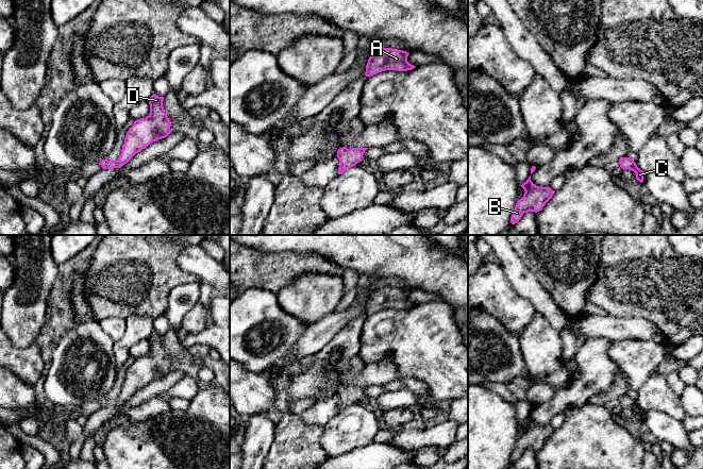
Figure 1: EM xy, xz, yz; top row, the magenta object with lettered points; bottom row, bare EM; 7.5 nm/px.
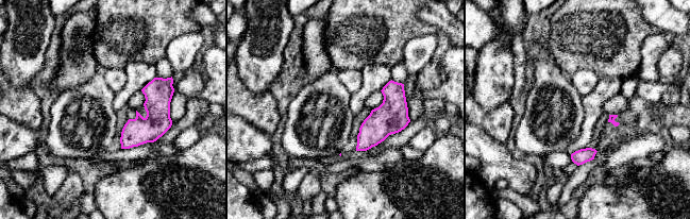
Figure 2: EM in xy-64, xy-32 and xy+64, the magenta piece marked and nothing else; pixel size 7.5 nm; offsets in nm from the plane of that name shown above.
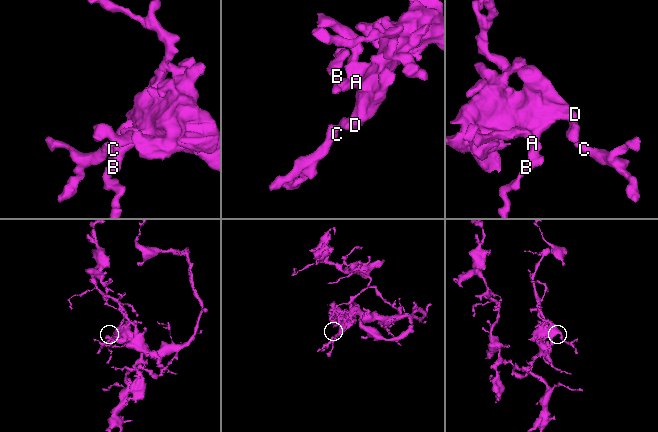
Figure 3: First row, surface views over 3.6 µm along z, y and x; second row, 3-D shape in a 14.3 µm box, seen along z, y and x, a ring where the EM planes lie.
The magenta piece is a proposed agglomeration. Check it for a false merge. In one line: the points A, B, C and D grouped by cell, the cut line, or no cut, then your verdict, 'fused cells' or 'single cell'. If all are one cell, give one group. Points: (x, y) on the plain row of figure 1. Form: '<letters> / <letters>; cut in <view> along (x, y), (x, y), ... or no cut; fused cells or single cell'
A B C D; no cut; single cell

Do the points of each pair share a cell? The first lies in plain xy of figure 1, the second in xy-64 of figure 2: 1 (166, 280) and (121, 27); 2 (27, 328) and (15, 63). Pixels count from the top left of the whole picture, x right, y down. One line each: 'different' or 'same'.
1: same
2: same

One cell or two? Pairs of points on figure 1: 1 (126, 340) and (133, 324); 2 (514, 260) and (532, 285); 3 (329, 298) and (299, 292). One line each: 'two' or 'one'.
1: one
2: one
3: one

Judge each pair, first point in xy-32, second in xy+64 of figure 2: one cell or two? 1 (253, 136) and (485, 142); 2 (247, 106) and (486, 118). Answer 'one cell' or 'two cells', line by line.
1: one cell
2: one cell

